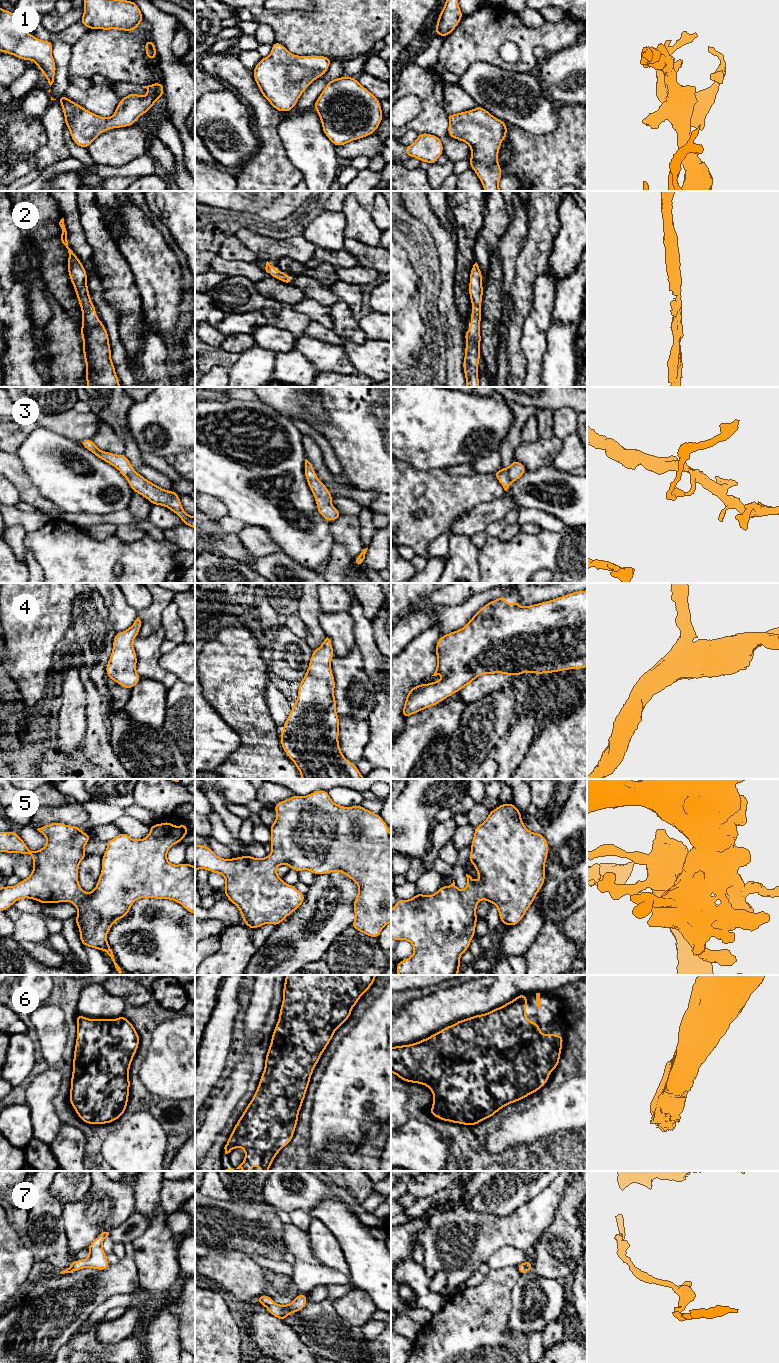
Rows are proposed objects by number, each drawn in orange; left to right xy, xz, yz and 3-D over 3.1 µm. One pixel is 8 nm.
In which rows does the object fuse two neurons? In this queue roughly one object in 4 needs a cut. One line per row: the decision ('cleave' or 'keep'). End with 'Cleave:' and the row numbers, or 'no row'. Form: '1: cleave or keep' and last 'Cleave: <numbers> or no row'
1: keep
2: keep
3: keep
4: keep
5: keep
6: keep
7: keep
Cleave: no row

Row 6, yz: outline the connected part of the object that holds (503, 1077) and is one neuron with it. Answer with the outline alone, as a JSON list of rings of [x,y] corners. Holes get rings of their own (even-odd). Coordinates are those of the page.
[[[520,994],[501,1007],[459,1020],[417,1043],[391,1047],[391,1072],[405,1082],[423,1084],[432,1091],[432,1116],[443,1121],[475,1126],[508,1104],[537,1092],[547,1084],[549,1075],[559,1065],[564,1036],[541,1034],[540,1024],[526,1017],[527,1004],[527,995]]]

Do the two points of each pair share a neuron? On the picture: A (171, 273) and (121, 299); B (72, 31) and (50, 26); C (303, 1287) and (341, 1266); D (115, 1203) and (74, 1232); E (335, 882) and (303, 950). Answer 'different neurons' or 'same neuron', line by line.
A: different neurons
B: different neurons
C: different neurons
D: same neuron
E: same neuron

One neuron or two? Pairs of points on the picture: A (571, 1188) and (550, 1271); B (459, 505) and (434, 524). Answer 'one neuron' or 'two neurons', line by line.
A: one neuron
B: one neuron

